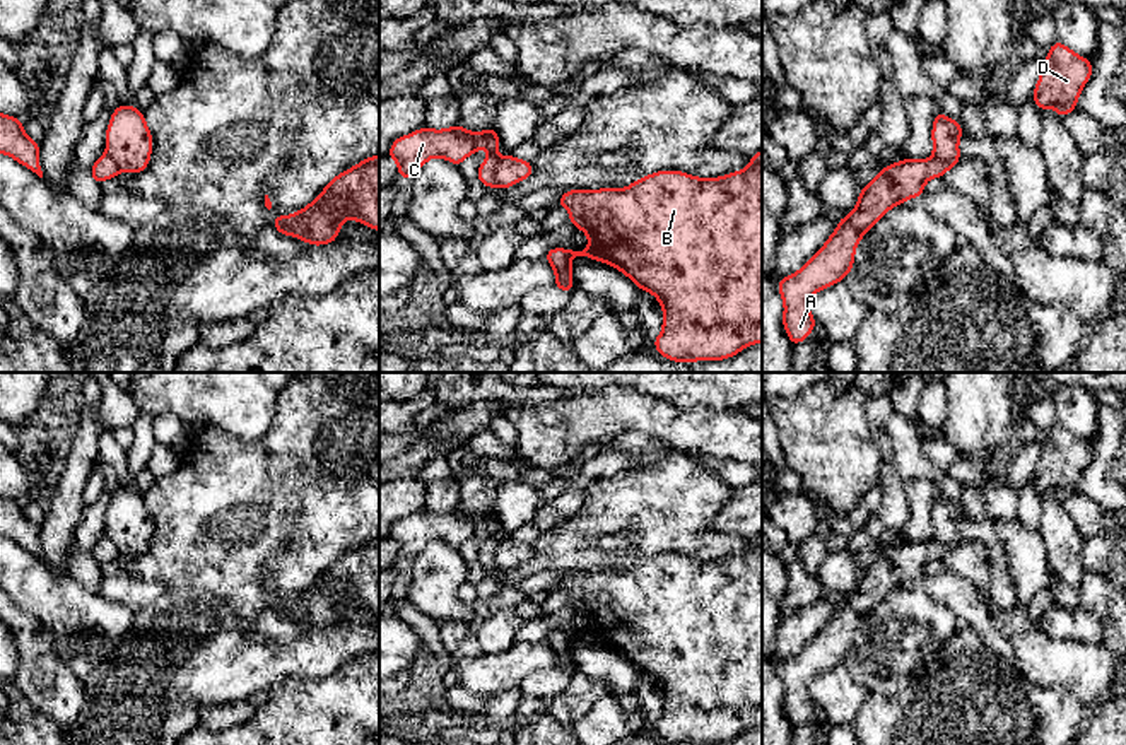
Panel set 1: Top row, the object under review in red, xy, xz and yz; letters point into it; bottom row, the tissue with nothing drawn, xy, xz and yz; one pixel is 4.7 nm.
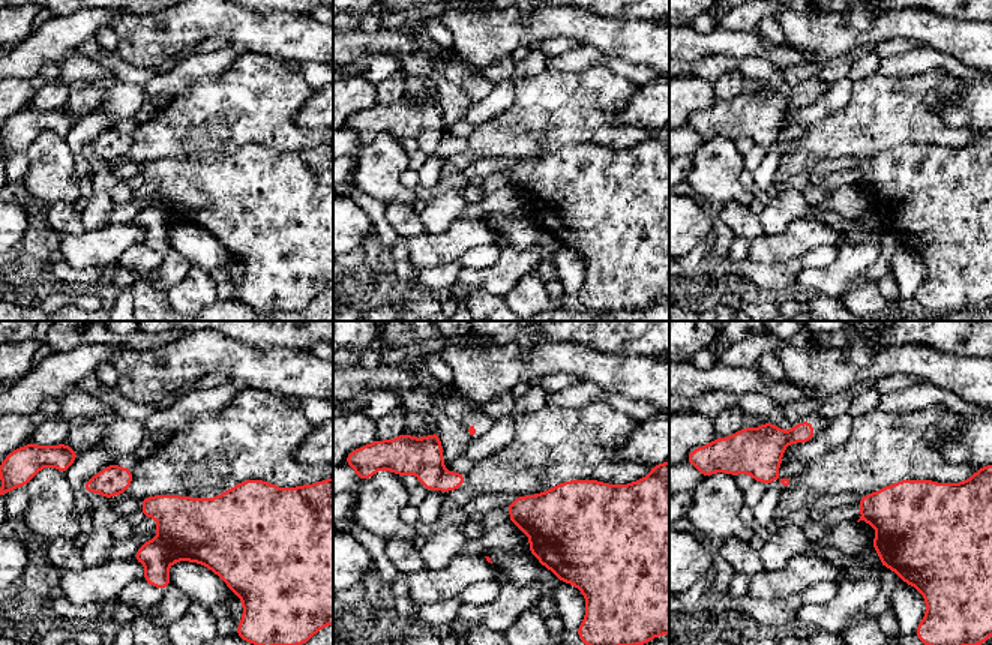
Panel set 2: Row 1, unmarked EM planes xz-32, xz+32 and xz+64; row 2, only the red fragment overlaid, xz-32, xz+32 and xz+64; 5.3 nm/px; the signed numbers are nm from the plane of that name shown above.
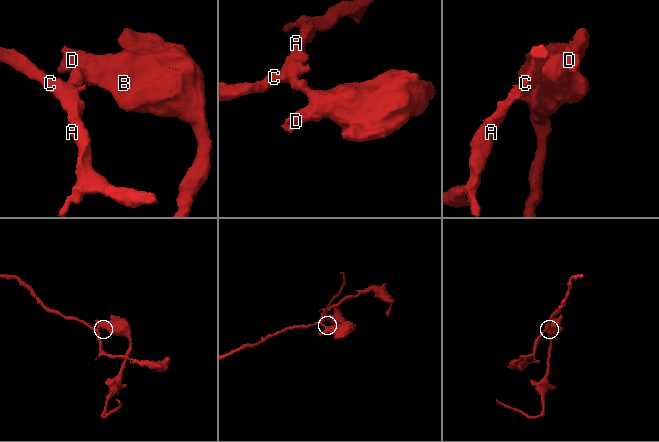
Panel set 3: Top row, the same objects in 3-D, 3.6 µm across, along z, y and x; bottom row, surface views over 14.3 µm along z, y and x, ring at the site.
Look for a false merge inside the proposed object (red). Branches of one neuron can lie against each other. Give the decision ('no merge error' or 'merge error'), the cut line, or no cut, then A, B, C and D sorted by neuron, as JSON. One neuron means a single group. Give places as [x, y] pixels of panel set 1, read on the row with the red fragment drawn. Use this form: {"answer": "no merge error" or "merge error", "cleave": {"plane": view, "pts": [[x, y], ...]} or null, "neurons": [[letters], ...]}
{"answer": "merge error", "cleave": {"plane": "xz", "pts": [[501, 158], [492, 185]]}, "neurons": [["A", "C"], ["B", "D"]]}

